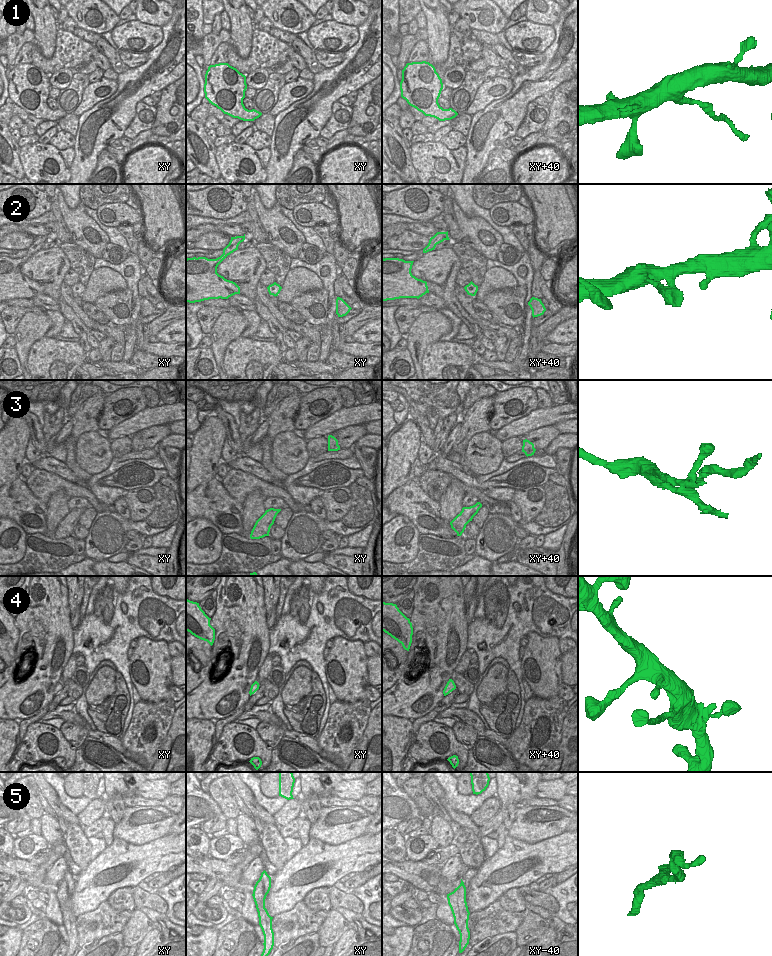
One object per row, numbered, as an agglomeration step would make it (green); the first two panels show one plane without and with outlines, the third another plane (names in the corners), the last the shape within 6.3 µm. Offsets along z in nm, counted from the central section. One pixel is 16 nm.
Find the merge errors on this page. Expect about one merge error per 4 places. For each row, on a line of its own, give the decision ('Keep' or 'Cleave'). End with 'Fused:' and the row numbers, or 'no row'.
1: Cleave
2: Keep
3: Keep
4: Keep
5: Keep
Fused: 1

